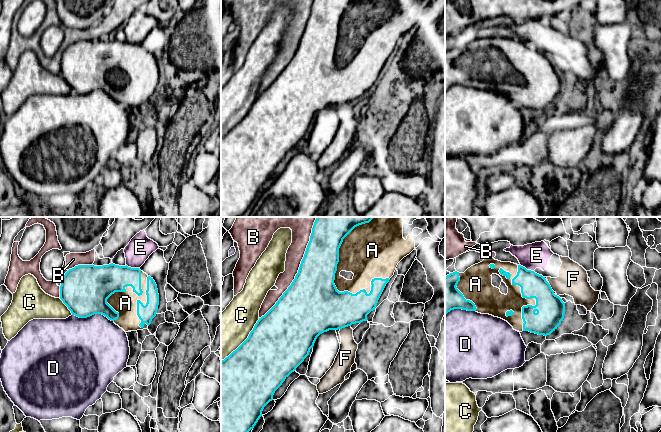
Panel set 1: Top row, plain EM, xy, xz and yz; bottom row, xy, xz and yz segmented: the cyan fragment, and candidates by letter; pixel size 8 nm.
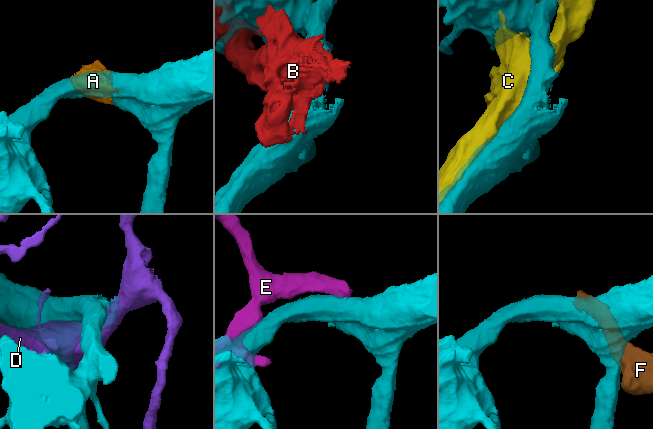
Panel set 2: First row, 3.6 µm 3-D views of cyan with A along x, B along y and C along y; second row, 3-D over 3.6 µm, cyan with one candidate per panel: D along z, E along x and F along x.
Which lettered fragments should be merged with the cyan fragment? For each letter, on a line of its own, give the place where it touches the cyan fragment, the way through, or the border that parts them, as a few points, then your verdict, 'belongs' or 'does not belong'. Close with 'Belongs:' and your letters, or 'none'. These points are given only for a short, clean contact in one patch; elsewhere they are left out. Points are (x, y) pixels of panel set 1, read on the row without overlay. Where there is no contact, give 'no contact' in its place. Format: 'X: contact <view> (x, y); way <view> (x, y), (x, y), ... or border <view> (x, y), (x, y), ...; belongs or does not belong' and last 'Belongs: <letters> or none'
A: contact xz (338, 32); belongs
B: contact xz (298, 48); does not belong
C: contact xz (244, 117); does not belong
D: contact xy (93, 90); does not belong
E: contact yz (526, 45); does not belong
F: contact xz (345, 102); does not belong
Belongs: A

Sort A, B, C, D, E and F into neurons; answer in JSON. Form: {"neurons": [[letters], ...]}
{"neurons": [["A"], ["B"], ["C"], ["D"], ["E", "F"]]}

